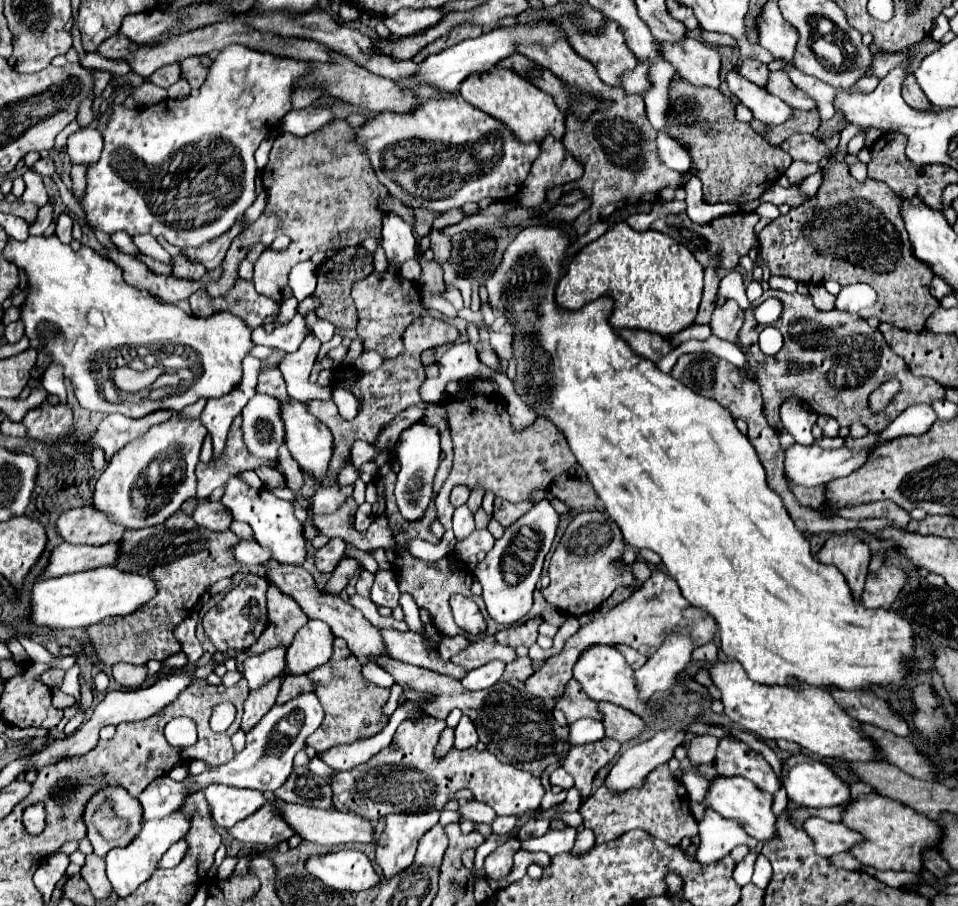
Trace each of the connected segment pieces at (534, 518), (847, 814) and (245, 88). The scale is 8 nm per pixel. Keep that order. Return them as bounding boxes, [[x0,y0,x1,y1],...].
[[473,498,559,620],[841,794,941,872],[77,44,307,248]]

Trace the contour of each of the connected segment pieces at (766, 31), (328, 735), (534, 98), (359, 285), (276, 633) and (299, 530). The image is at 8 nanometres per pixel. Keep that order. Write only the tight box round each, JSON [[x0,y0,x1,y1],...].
[[757,2,797,60],[307,638,389,754],[459,64,565,142],[351,272,421,358],[237,586,309,676],[221,478,307,566]]

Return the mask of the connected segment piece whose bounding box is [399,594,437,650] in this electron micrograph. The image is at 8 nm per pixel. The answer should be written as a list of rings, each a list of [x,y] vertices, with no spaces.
[[[403,594],[401,600],[399,600],[399,604],[401,604],[401,608],[403,608],[405,624],[409,626],[409,630],[415,632],[415,634],[419,634],[419,636],[423,638],[423,642],[429,644],[431,650],[435,650],[437,646],[435,646],[435,642],[433,642],[431,638],[427,638],[427,634],[425,634],[425,624],[423,624],[421,618],[419,618],[419,608],[417,608],[417,604],[413,602],[413,598],[411,598],[409,594]]]

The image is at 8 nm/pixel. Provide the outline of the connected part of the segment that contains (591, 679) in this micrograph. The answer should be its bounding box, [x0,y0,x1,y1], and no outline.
[573,644,651,716]

